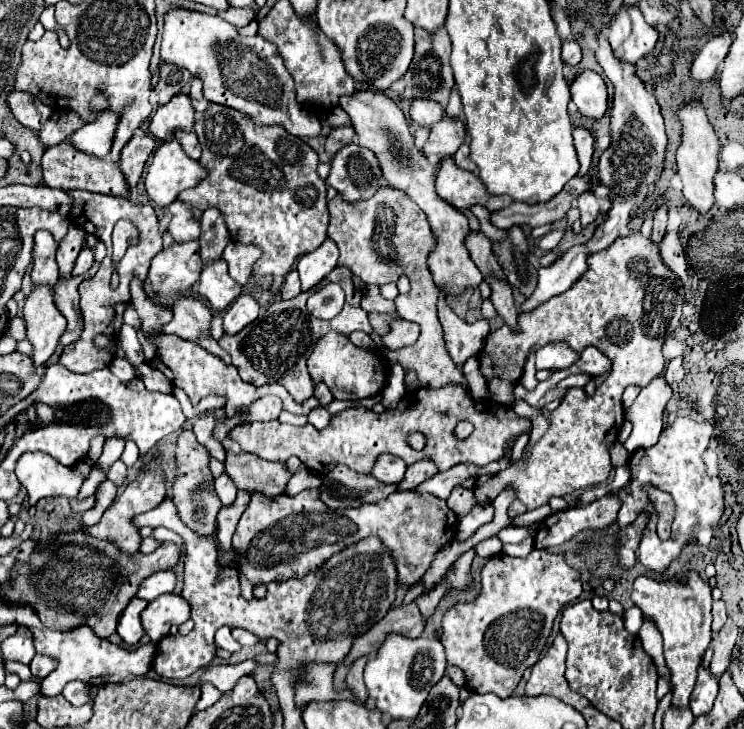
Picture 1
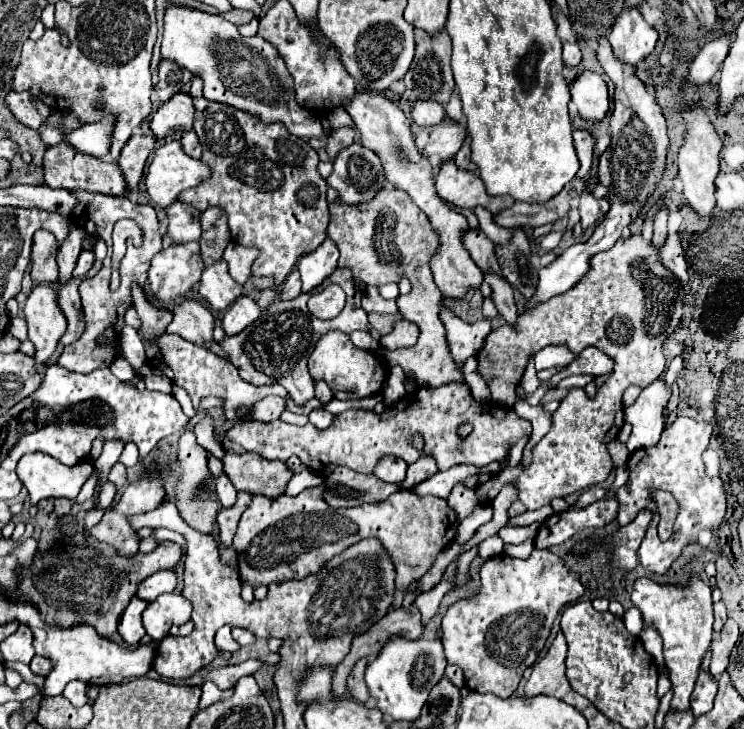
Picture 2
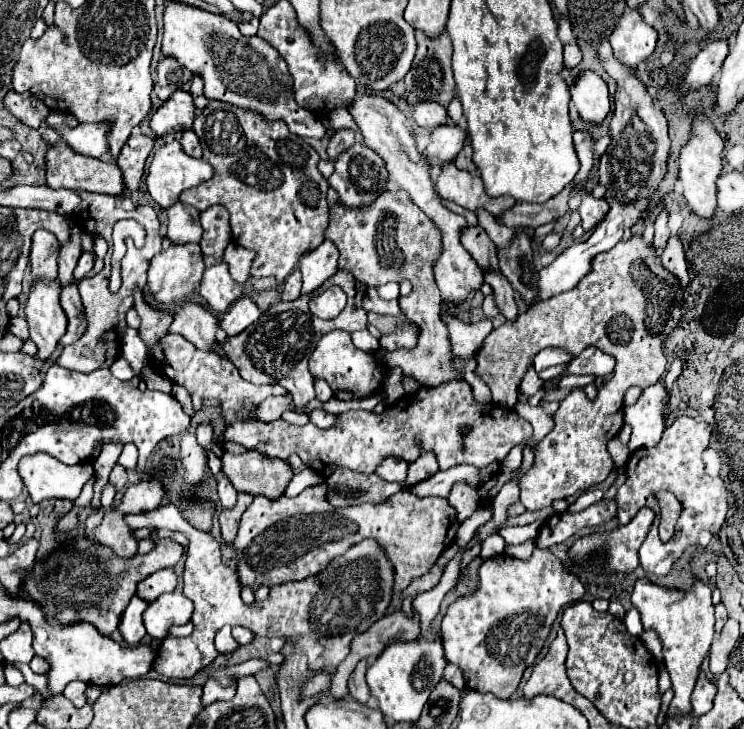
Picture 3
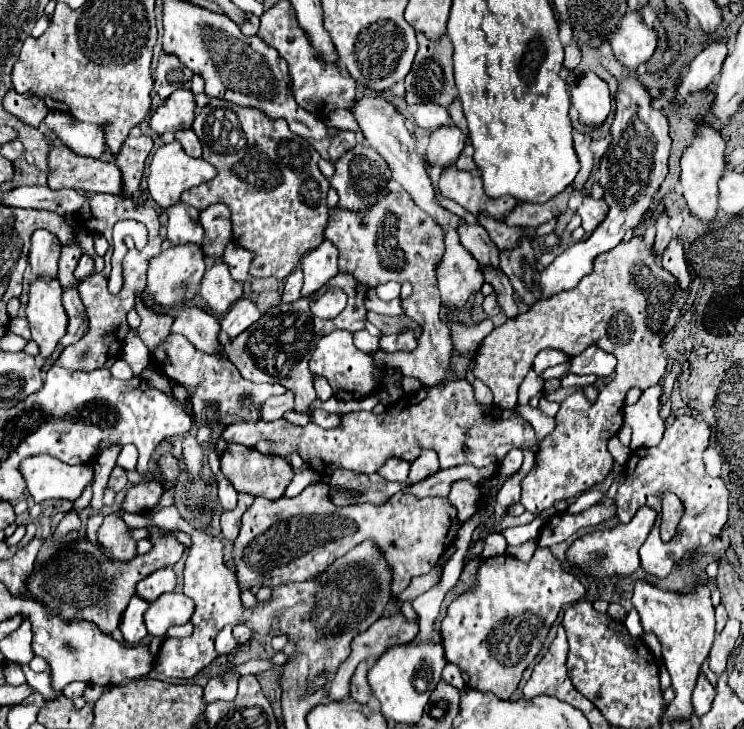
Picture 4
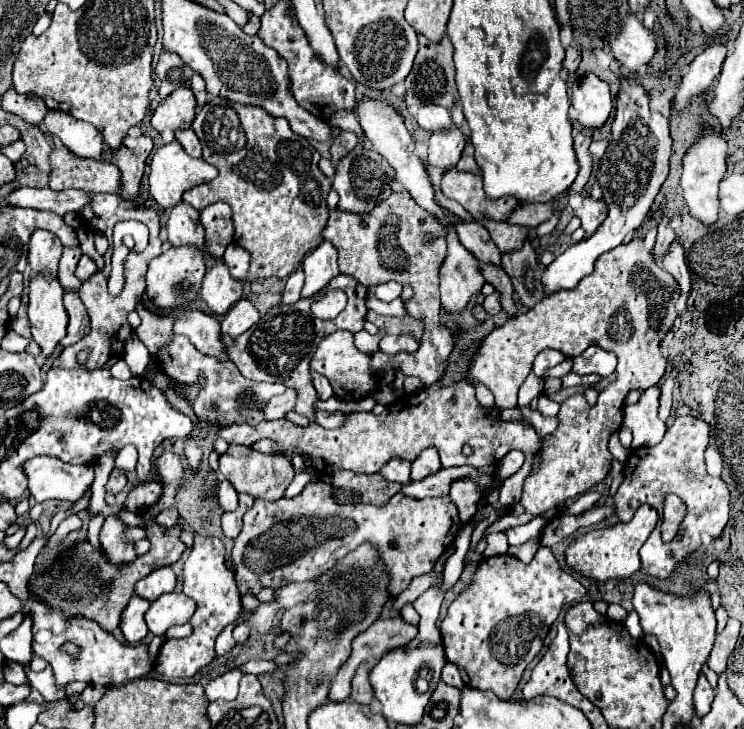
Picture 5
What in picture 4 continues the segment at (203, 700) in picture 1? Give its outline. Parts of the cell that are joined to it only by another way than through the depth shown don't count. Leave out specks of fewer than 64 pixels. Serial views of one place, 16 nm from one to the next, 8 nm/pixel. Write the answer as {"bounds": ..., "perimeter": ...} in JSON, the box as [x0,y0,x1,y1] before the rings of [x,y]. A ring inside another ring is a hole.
{"bounds":[204,672,240,702],"perimeter":[[[228,672],[222,678],[208,680],[204,686],[204,700],[216,702],[216,700],[234,700],[236,698],[236,684],[240,682],[238,672]]]}

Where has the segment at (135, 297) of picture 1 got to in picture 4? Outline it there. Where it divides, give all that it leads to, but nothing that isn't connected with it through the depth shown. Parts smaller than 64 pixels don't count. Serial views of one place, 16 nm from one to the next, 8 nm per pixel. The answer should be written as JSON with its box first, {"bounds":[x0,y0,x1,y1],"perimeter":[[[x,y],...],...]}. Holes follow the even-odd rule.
{"bounds":[136,300,173,353],"perimeter":[[[136,300],[136,312],[142,318],[140,324],[140,340],[146,344],[146,348],[152,353],[171,335],[173,318],[165,313],[159,313],[144,306],[144,302]]]}

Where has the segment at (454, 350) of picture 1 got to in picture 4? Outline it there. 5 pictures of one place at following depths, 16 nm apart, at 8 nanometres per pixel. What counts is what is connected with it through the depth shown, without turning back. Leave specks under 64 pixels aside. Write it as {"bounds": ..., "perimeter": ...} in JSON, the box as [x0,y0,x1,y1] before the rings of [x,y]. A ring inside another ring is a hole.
{"bounds":[450,320,492,354],"perimeter":[[[484,320],[472,328],[460,326],[460,324],[452,324],[450,332],[452,332],[452,340],[454,340],[454,350],[458,350],[460,354],[468,354],[472,352],[472,348],[480,346],[480,342],[492,332],[492,320]]]}

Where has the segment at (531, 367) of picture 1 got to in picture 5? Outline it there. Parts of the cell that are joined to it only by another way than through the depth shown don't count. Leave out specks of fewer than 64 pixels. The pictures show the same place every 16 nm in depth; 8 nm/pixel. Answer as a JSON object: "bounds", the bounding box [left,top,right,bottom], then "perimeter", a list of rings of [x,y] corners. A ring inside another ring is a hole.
{"bounds":[517,371,544,407],"perimeter":[[[531,371],[528,378],[524,381],[524,384],[520,387],[517,405],[520,407],[528,406],[532,399],[537,397],[543,391],[543,386],[544,380],[538,378]]]}

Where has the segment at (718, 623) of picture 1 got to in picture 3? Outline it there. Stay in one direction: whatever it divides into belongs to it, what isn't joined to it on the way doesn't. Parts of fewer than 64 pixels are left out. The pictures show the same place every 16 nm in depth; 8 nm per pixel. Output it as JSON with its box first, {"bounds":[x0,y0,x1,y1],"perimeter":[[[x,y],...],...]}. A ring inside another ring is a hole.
{"bounds":[714,602,728,633],"perimeter":[[[722,602],[718,603],[717,605],[714,606],[714,615],[715,615],[715,632],[720,633],[722,628],[724,627],[728,615],[726,608]]]}

